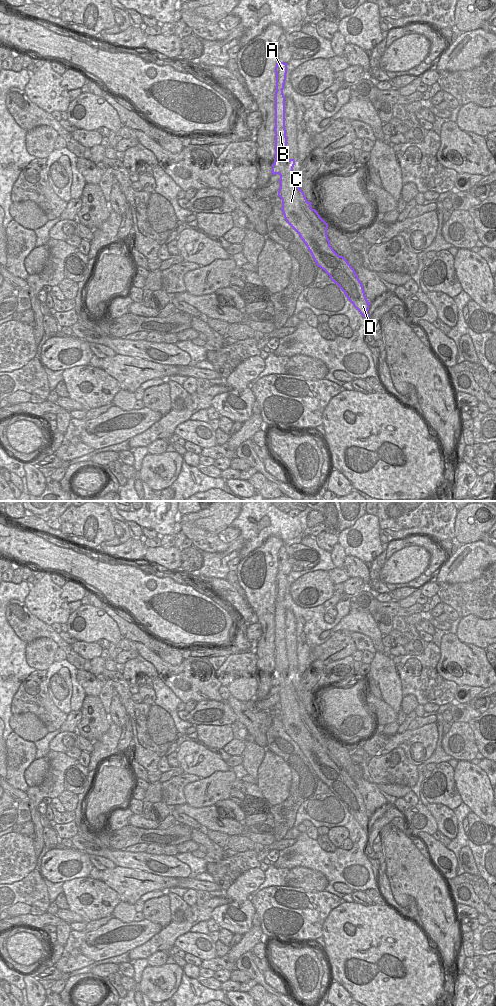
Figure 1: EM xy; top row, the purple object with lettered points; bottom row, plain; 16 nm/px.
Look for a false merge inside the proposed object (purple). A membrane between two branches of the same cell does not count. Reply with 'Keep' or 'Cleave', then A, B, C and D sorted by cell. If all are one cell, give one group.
Cleave. Groups: A / B C D

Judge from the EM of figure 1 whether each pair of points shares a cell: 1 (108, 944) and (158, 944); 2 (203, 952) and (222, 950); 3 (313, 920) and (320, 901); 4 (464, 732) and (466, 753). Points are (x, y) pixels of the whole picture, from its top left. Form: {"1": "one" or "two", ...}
{"1": "two", "2": "two", "3": "one", "4": "one"}

